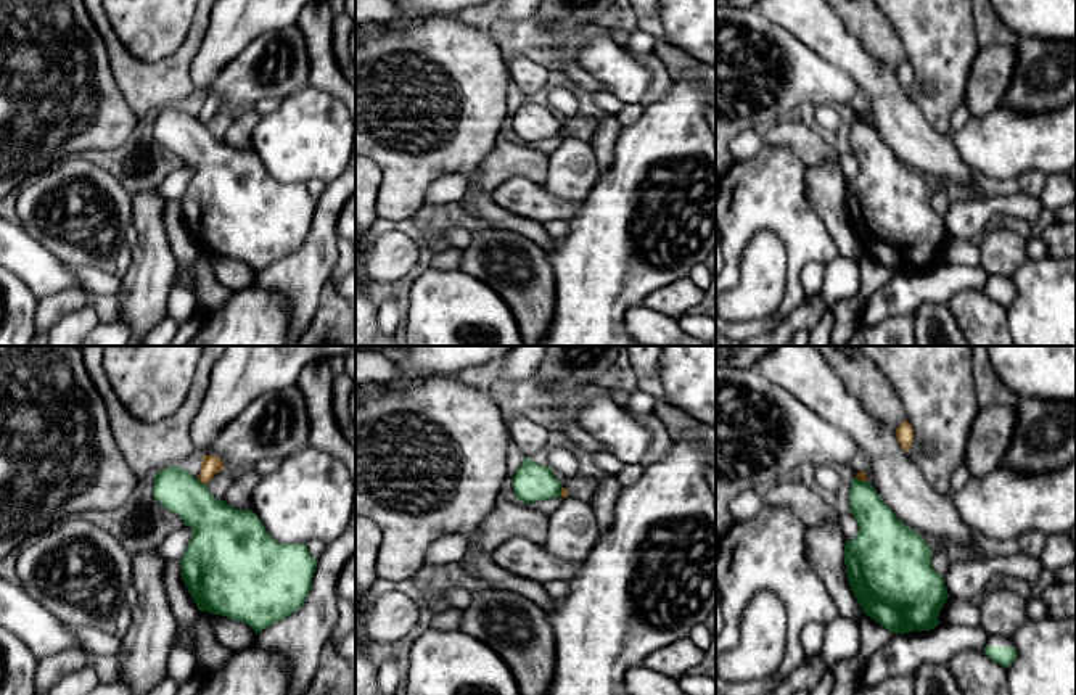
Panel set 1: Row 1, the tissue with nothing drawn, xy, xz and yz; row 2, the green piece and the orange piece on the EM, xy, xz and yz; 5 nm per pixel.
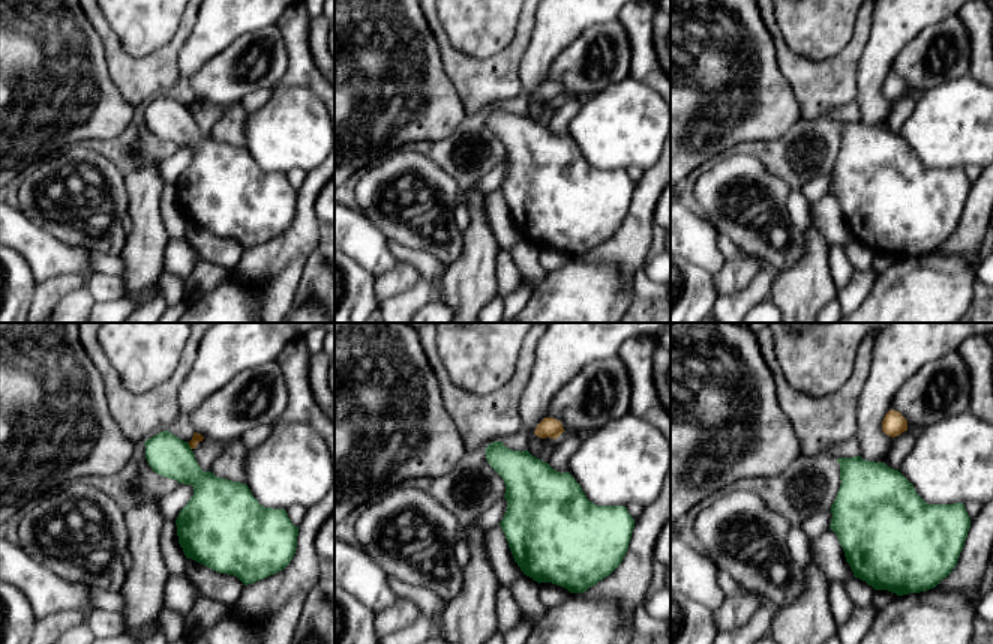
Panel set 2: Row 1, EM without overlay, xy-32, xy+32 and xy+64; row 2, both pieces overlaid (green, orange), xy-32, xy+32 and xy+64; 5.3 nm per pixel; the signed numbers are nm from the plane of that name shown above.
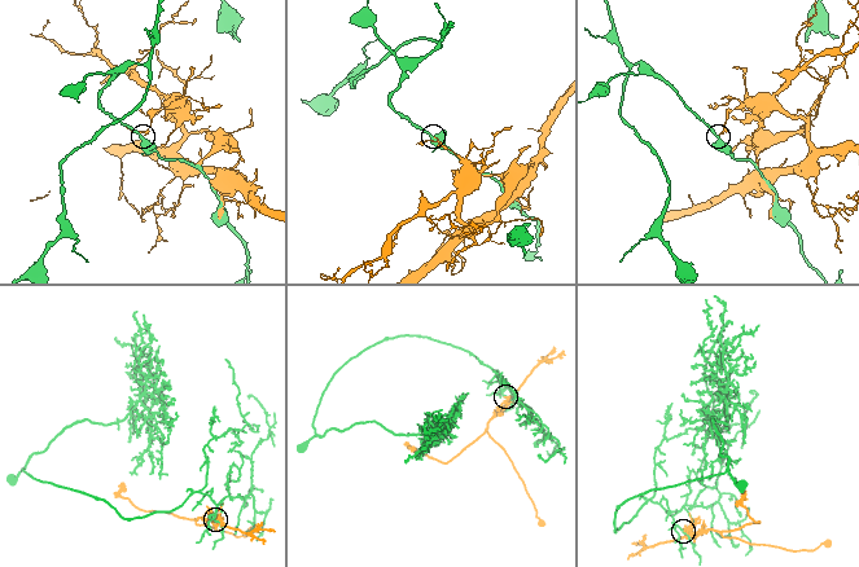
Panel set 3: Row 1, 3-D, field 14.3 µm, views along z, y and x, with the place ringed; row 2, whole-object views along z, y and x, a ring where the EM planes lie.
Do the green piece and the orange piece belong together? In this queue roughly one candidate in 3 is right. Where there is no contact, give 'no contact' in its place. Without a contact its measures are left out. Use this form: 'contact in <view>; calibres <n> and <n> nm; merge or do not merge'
contact in xy; calibres 260 and 100 nm; do not merge

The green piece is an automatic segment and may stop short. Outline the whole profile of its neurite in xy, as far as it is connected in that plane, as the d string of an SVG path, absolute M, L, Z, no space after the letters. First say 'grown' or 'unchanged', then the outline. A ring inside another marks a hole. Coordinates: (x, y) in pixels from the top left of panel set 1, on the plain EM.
unchanged; M182 106L153 119L154 138L193 169L180 206L199 251L246 262L257 273L304 245L317 208L306 183L277 182L253 150L217 140Z

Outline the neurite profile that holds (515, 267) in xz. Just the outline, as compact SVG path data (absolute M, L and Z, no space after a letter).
M503 230L471 232L458 270L486 283L511 309L524 346L537 346L555 312L556 285L547 251Z

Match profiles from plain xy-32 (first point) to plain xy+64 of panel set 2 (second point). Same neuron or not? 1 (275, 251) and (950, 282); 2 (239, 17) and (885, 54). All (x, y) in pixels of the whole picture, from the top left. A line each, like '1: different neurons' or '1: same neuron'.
1: different neurons
2: same neuron

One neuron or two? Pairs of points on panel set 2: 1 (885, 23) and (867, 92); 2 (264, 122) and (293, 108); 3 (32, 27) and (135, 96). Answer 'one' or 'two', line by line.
1: one
2: one
3: two

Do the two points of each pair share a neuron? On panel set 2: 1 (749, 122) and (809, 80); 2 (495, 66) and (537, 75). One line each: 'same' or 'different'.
1: different
2: different

